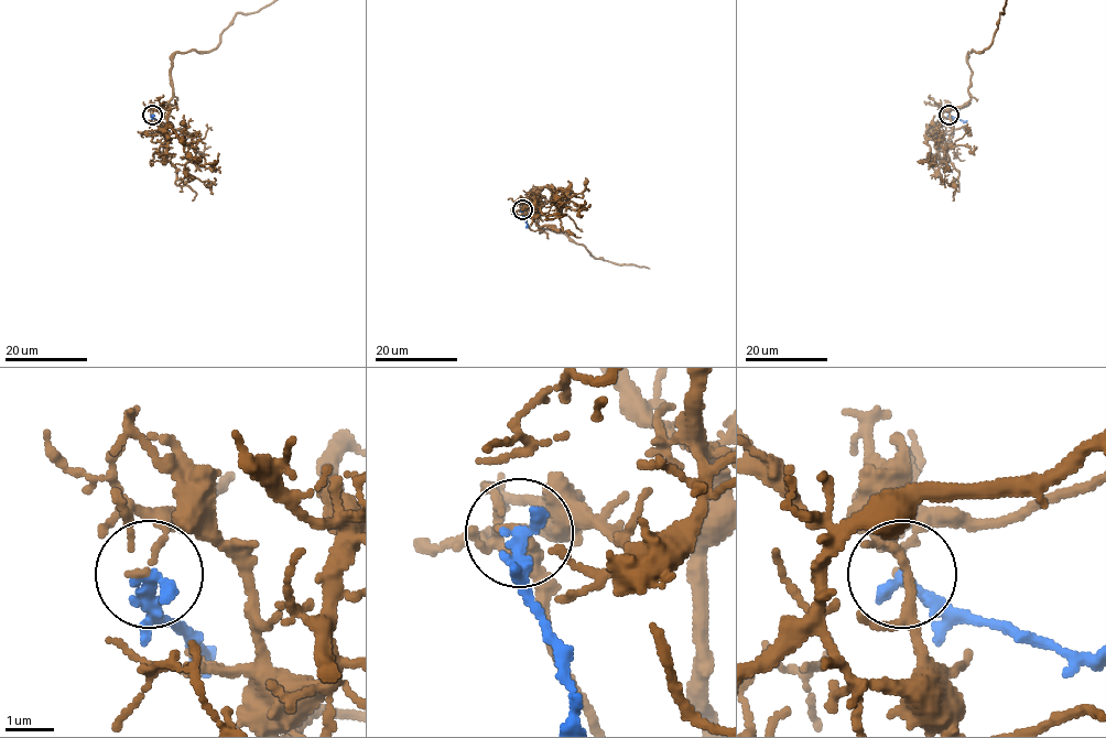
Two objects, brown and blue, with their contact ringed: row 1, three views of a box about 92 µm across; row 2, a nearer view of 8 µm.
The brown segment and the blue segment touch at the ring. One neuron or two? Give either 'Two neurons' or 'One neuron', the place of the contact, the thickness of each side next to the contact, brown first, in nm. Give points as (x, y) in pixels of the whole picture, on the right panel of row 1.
Two neurons. Place: (949, 115). Thickness 140 nm (brown) against 340 nm

